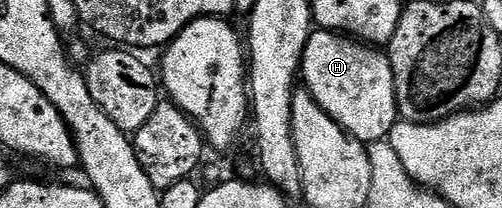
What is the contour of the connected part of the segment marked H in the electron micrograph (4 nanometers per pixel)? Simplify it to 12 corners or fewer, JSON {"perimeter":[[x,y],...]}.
{"perimeter":[[314,30],[300,75],[366,146],[398,123],[388,55]]}

